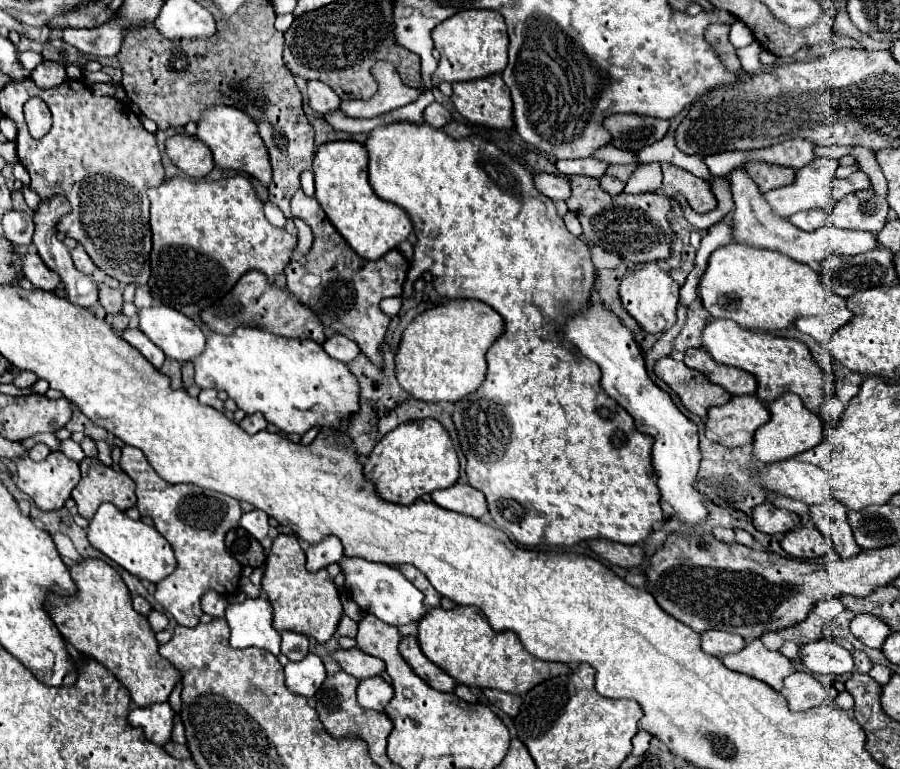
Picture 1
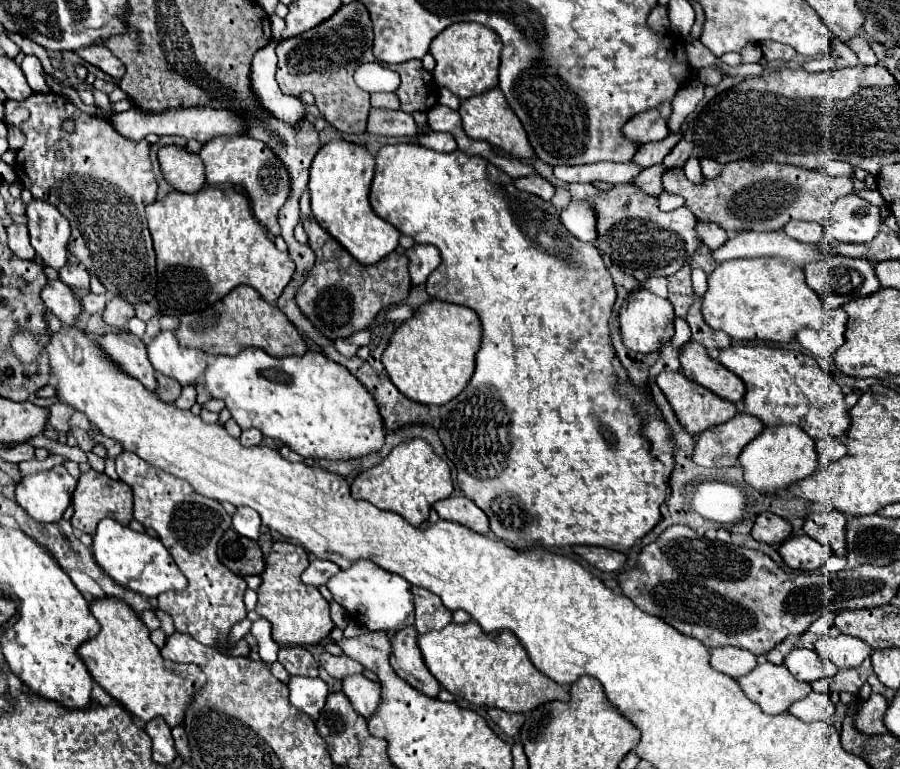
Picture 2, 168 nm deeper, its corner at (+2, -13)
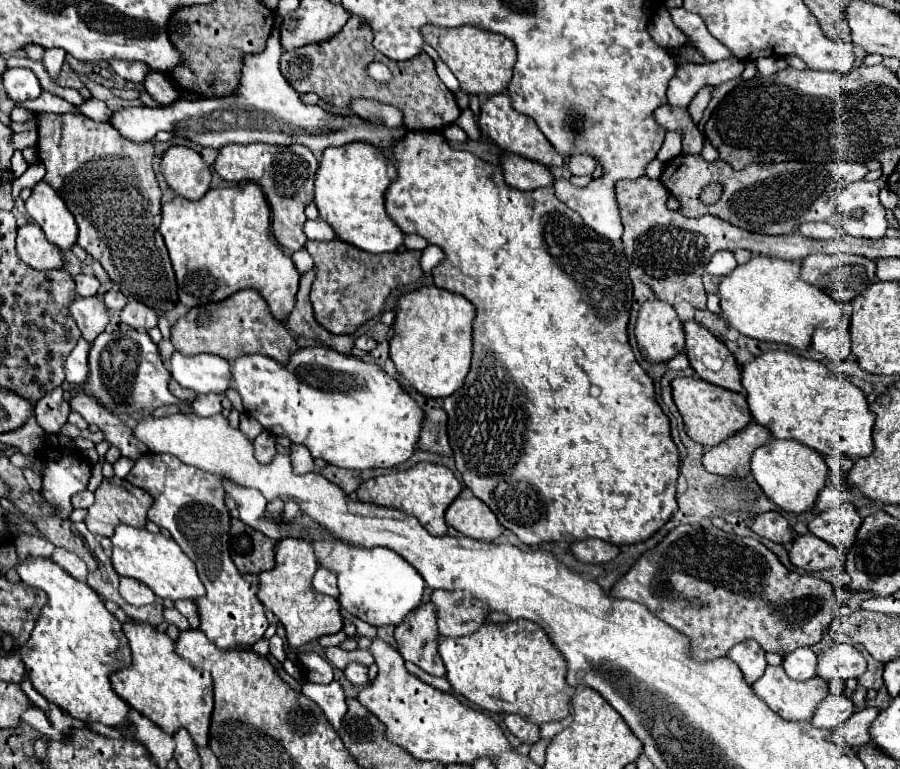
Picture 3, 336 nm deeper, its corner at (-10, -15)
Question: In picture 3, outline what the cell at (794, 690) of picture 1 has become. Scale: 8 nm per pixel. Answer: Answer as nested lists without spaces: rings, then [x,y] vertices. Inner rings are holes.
[[[828,695],[820,701],[812,723],[820,729],[834,729],[856,711],[856,705],[846,695]]]

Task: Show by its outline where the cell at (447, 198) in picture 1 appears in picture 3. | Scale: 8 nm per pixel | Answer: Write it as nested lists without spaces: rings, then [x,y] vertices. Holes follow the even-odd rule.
[[[408,131],[406,139],[396,145],[394,155],[398,159],[398,179],[386,191],[386,209],[390,219],[406,233],[424,237],[428,243],[438,245],[444,251],[444,263],[432,271],[434,285],[452,293],[464,295],[474,307],[476,317],[472,325],[472,363],[460,391],[444,399],[444,411],[448,413],[448,437],[454,451],[456,469],[462,473],[466,487],[484,501],[498,521],[518,535],[526,545],[540,545],[550,541],[574,543],[586,537],[598,537],[614,545],[638,543],[654,535],[678,509],[676,505],[676,479],[680,467],[680,453],[670,437],[668,417],[656,403],[654,383],[648,373],[636,363],[632,347],[628,343],[628,319],[632,307],[632,281],[628,277],[628,261],[624,253],[602,235],[596,235],[586,227],[562,201],[556,199],[552,187],[540,187],[534,191],[518,191],[504,183],[500,165],[490,165],[470,151],[452,149],[442,133],[432,131]]]

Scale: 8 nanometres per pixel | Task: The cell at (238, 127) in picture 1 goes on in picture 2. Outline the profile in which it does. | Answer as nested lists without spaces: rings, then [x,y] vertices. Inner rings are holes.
[[[224,135],[204,143],[198,155],[206,165],[206,181],[210,185],[218,183],[240,185],[248,193],[254,207],[254,215],[260,219],[260,223],[266,225],[272,235],[280,233],[280,227],[276,223],[276,213],[280,211],[290,193],[288,187],[290,181],[280,159],[262,141],[250,139],[246,135],[230,135],[230,137]]]

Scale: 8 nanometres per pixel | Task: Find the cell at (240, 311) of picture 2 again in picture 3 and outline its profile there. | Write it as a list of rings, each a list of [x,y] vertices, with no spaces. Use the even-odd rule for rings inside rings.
[[[242,289],[224,301],[190,309],[172,325],[170,341],[174,349],[184,355],[214,353],[226,361],[234,361],[242,355],[262,353],[276,359],[278,363],[288,363],[290,355],[298,349],[292,333],[284,327],[282,321],[272,317],[266,301],[254,289]]]

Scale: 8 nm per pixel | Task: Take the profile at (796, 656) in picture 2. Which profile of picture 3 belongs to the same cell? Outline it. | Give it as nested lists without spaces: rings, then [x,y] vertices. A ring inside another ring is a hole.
[[[800,647],[784,655],[782,667],[790,675],[790,679],[796,681],[806,681],[810,677],[816,677],[816,653],[810,647]]]

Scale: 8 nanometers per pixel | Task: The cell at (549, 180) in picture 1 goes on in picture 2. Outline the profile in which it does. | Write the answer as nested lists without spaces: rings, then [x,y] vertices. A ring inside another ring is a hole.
[[[540,175],[516,179],[516,187],[518,187],[520,191],[528,191],[528,193],[532,193],[532,195],[544,199],[544,201],[550,201],[550,199],[554,197],[554,193],[556,193],[556,189],[554,189],[546,179],[542,179]]]

